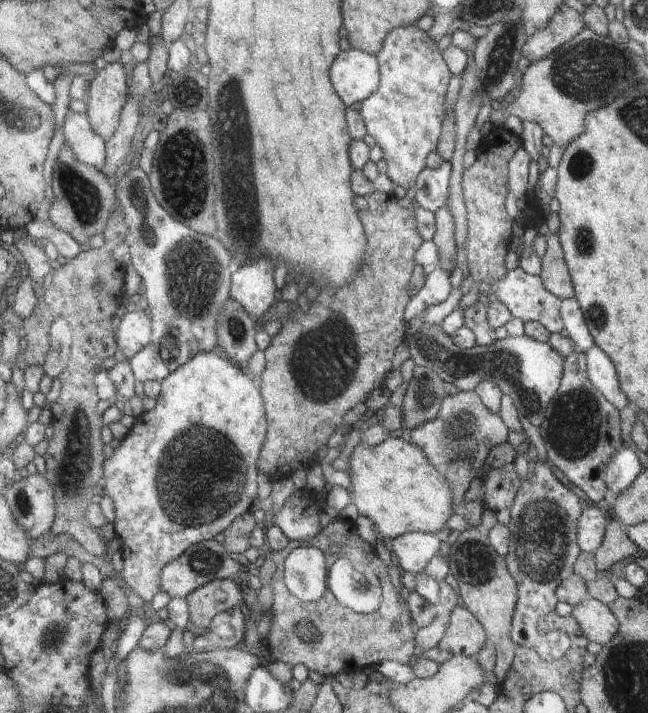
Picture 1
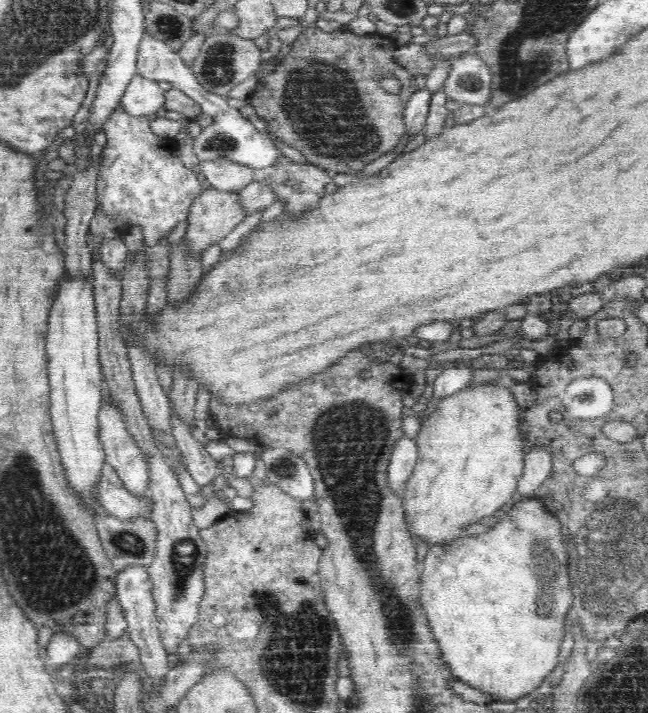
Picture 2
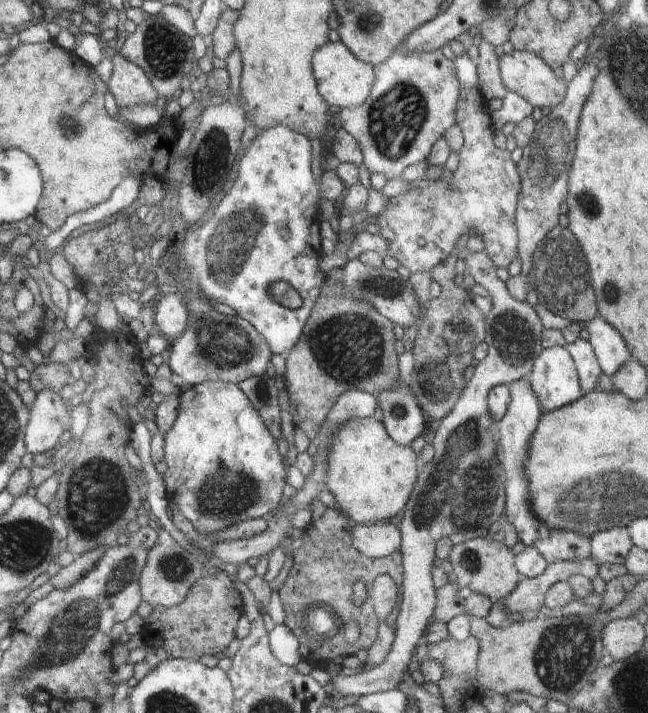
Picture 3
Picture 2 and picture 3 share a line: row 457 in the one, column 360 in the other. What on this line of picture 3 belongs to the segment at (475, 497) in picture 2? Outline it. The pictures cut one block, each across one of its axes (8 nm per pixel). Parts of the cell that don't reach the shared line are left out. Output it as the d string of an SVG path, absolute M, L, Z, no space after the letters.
M365 417L348 420L339 427L333 435L330 453L327 459L327 478L325 488L334 495L336 503L341 511L358 525L370 525L379 520L396 518L408 501L412 498L414 482L418 477L418 458L411 447L398 445L389 436L385 426L380 424L374 417Z

